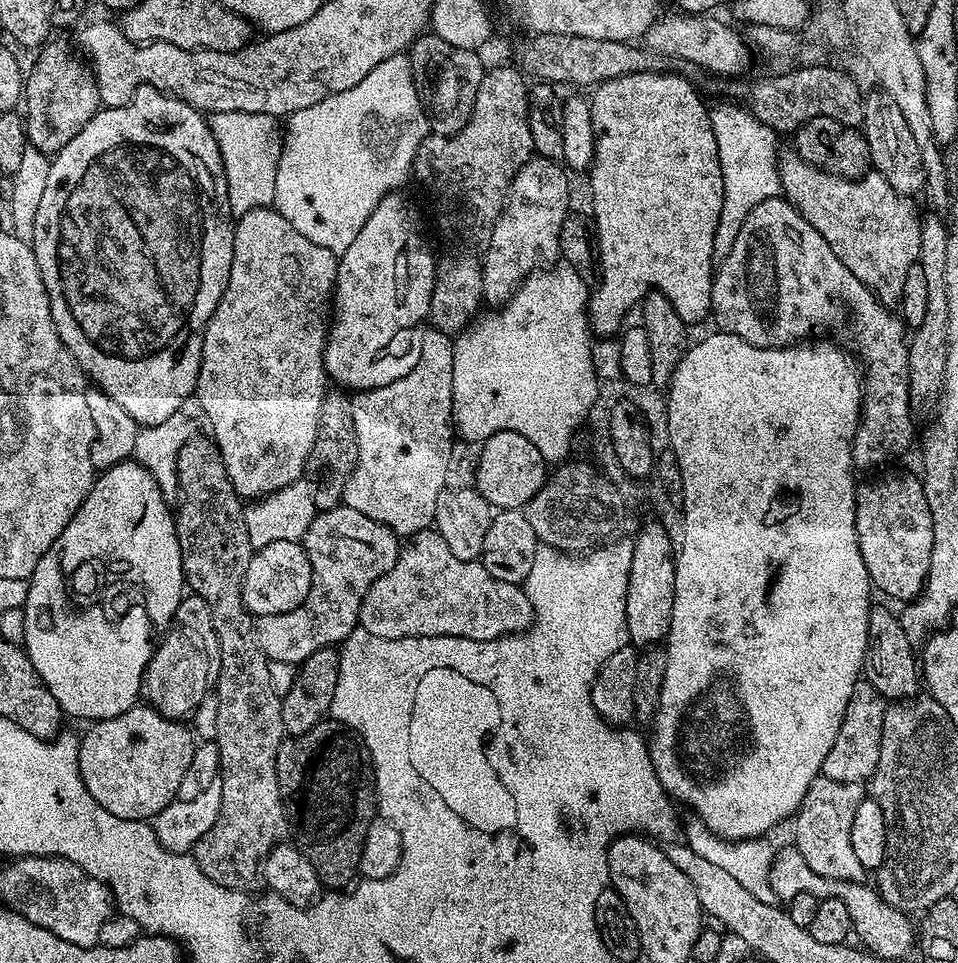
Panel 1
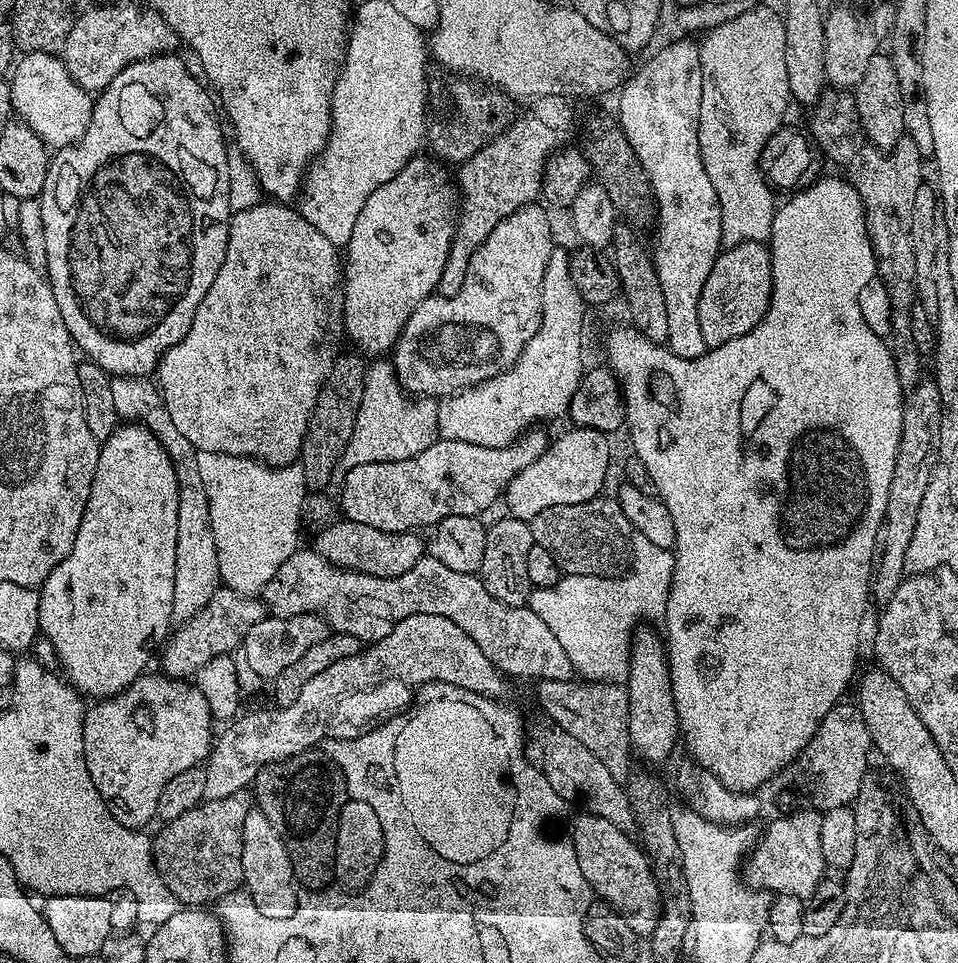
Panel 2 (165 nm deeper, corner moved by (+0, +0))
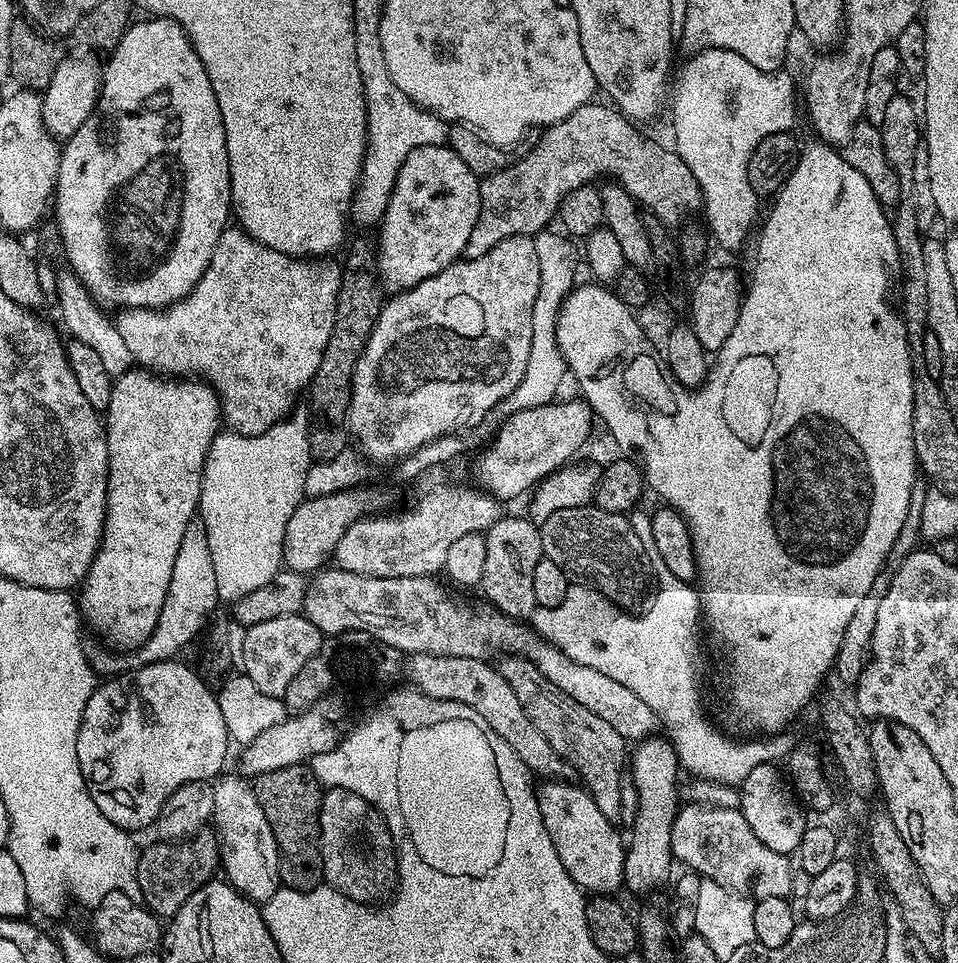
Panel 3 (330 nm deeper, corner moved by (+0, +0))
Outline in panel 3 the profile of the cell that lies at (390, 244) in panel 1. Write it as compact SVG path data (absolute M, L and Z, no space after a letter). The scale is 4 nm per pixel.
M447 143L418 146L402 162L384 219L378 225L380 245L374 248L374 272L379 283L388 287L389 293L399 294L457 263L479 213L480 180L470 166Z

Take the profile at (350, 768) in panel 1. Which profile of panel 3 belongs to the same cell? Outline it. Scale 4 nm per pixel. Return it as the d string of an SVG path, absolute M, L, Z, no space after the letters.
M304 764L282 766L255 777L258 806L270 822L280 851L280 883L283 887L309 892L321 887L324 871L320 853L320 802L322 785Z

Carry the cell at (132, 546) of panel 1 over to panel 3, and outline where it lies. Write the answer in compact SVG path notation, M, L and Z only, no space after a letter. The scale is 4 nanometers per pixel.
M133 370L125 376L115 377L112 386L110 406L106 413L106 435L108 438L108 497L106 498L106 514L104 515L104 533L100 539L100 548L96 551L90 570L84 575L82 587L78 592L78 612L83 623L88 624L100 636L105 636L116 650L135 650L143 646L154 634L154 626L158 626L158 614L162 614L162 602L166 602L166 594L170 590L170 574L174 566L174 558L178 558L178 545L182 543L182 534L186 534L186 526L197 519L200 507L200 487L204 473L204 460L208 457L208 447L212 439L218 435L222 420L220 400L216 391L206 382L177 382L172 378L161 378L144 370Z

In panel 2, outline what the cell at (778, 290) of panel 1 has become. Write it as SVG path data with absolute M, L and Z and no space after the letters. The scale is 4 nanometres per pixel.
M749 238L733 248L724 248L714 262L714 270L702 286L702 298L698 298L698 323L702 329L702 338L708 349L717 348L758 326L772 301L772 253L767 243Z

